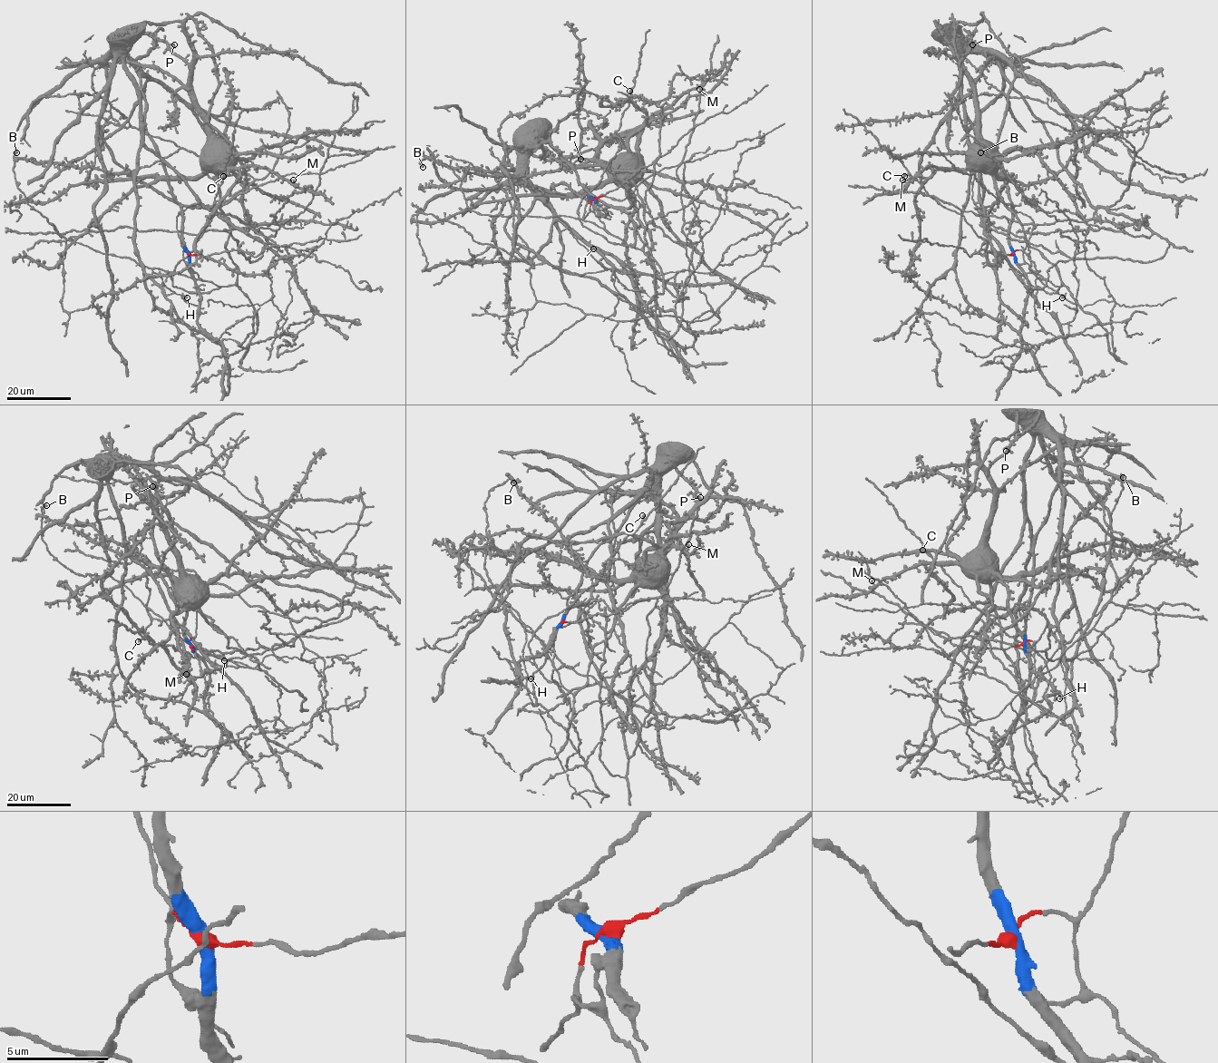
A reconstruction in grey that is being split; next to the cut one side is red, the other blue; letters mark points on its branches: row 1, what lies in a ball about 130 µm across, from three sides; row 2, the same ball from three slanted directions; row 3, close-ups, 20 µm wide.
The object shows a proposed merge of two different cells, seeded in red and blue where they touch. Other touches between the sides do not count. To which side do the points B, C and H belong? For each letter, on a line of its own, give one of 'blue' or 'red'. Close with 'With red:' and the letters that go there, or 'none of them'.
B: red
C: red
H: red
With red: B, C, H

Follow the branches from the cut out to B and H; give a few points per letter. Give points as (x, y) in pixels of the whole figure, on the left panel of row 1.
B: (189, 254), (184, 249), (183, 259), (198, 279), (139, 266), (61, 236), (18, 188), (14, 168), (16, 151)
H: (189, 254), (184, 249), (183, 259), (198, 274), (198, 279), (157, 268), (152, 270), (171, 290), (187, 297)

